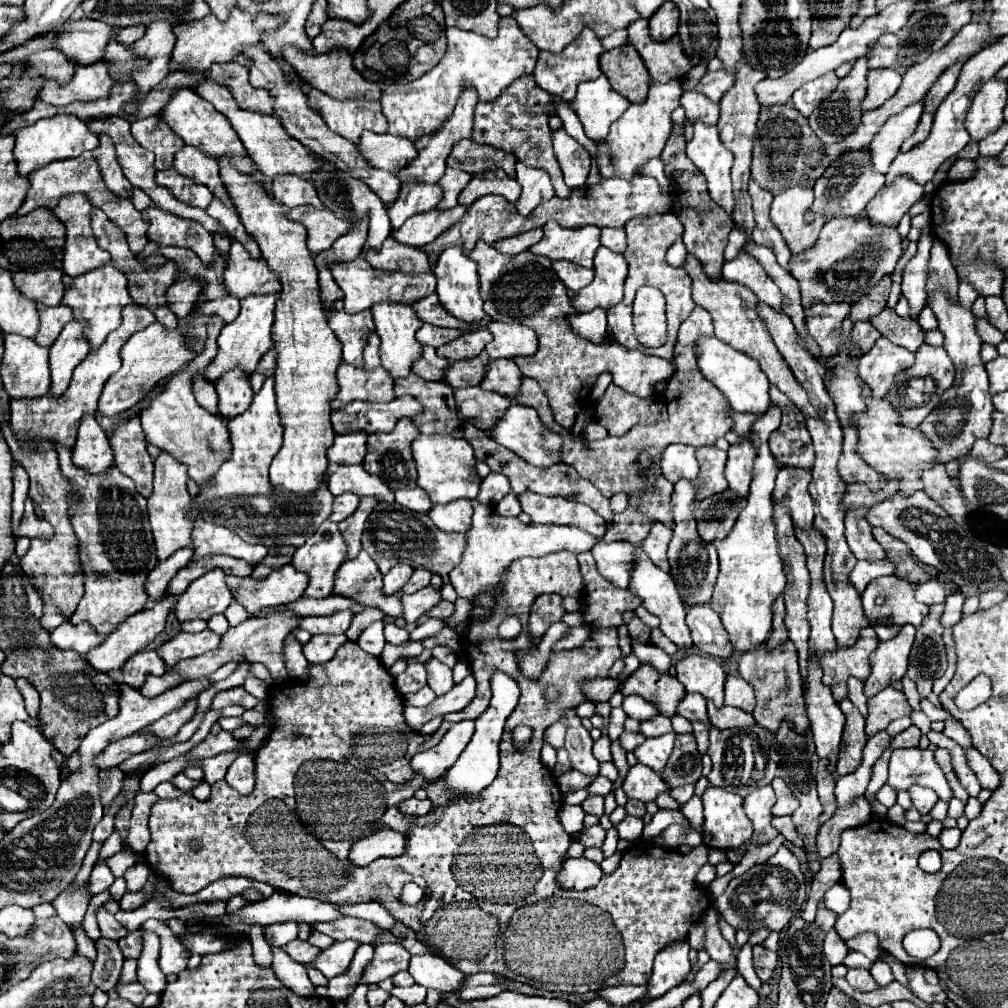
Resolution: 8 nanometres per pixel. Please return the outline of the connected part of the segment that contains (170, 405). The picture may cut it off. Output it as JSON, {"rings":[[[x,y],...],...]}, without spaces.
{"rings":[[[209,315],[207,339],[205,339],[203,351],[195,359],[191,359],[181,371],[167,377],[165,383],[159,385],[159,393],[155,393],[149,399],[147,407],[143,407],[139,413],[147,443],[157,445],[159,449],[163,449],[163,451],[171,453],[173,457],[177,457],[179,461],[183,461],[189,467],[189,477],[195,483],[211,479],[217,473],[217,469],[229,459],[229,451],[231,451],[227,423],[219,415],[213,415],[207,409],[203,409],[195,401],[195,395],[193,395],[193,377],[199,371],[205,371],[205,367],[215,359],[217,337],[219,337],[223,325],[225,325],[225,321],[221,323],[221,317]]]}

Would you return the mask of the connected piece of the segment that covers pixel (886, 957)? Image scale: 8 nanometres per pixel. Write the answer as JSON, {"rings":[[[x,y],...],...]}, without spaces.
{"rings":[[[881,953],[879,955],[879,959],[883,959],[885,963],[889,963],[889,967],[893,969],[893,975],[895,975],[895,979],[899,981],[899,983],[903,983],[905,987],[907,987],[907,977],[905,977],[905,965],[901,963],[901,961],[897,961],[893,955],[889,955],[889,953]]]}

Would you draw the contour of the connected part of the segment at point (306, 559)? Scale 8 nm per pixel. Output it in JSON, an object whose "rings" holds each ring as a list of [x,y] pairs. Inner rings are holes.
{"rings":[[[329,519],[323,521],[319,525],[319,529],[309,537],[309,541],[305,541],[305,545],[297,547],[293,561],[291,561],[299,571],[305,571],[309,575],[309,589],[305,589],[305,597],[315,597],[315,599],[329,597],[333,593],[335,573],[345,559],[347,559],[347,545],[345,545],[345,539],[341,537],[337,523],[333,523]]]}

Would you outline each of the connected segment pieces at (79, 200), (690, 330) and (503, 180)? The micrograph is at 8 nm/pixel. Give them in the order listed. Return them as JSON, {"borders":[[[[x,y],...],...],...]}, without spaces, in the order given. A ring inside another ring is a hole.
{"borders":[[[[73,193],[69,197],[61,197],[61,201],[55,207],[55,217],[59,221],[63,221],[63,225],[67,229],[65,251],[63,251],[63,271],[71,277],[83,275],[83,273],[93,271],[93,269],[105,265],[107,261],[111,261],[109,253],[105,249],[99,249],[99,245],[95,243],[93,229],[91,229],[91,211],[93,211],[93,205],[89,205],[89,197],[79,195],[79,193]]],[[[695,307],[693,313],[681,323],[679,337],[677,337],[677,343],[675,343],[677,373],[671,377],[671,381],[669,381],[669,385],[663,393],[665,401],[667,401],[667,409],[669,409],[669,419],[653,423],[653,425],[635,425],[623,437],[609,437],[609,443],[589,445],[589,441],[583,435],[575,437],[571,433],[571,429],[565,429],[565,427],[557,425],[557,421],[553,419],[553,413],[549,409],[549,401],[545,397],[545,391],[541,389],[541,385],[537,385],[537,381],[533,381],[529,377],[521,379],[521,387],[519,387],[519,393],[515,395],[515,403],[533,407],[539,413],[541,423],[549,431],[561,435],[561,439],[563,439],[563,447],[561,447],[563,463],[573,465],[577,469],[577,473],[581,473],[581,477],[587,477],[605,497],[613,497],[615,493],[627,493],[627,495],[637,493],[637,495],[641,495],[647,489],[655,487],[655,481],[661,475],[659,459],[661,459],[661,453],[665,451],[667,445],[671,445],[671,443],[685,443],[685,445],[693,445],[693,447],[713,445],[731,427],[727,399],[723,397],[723,393],[717,387],[713,387],[701,375],[701,371],[697,367],[697,361],[695,361],[693,341],[697,341],[703,335],[713,335],[713,319],[709,317],[709,311],[705,311],[701,307]],[[641,453],[649,453],[651,459],[653,459],[653,465],[647,467],[647,471],[639,469],[639,455]]],[[[501,169],[485,171],[469,181],[469,185],[459,195],[459,203],[471,205],[475,199],[483,195],[503,195],[509,203],[515,203],[521,195],[521,187],[515,179],[507,177],[507,173]]]]}

